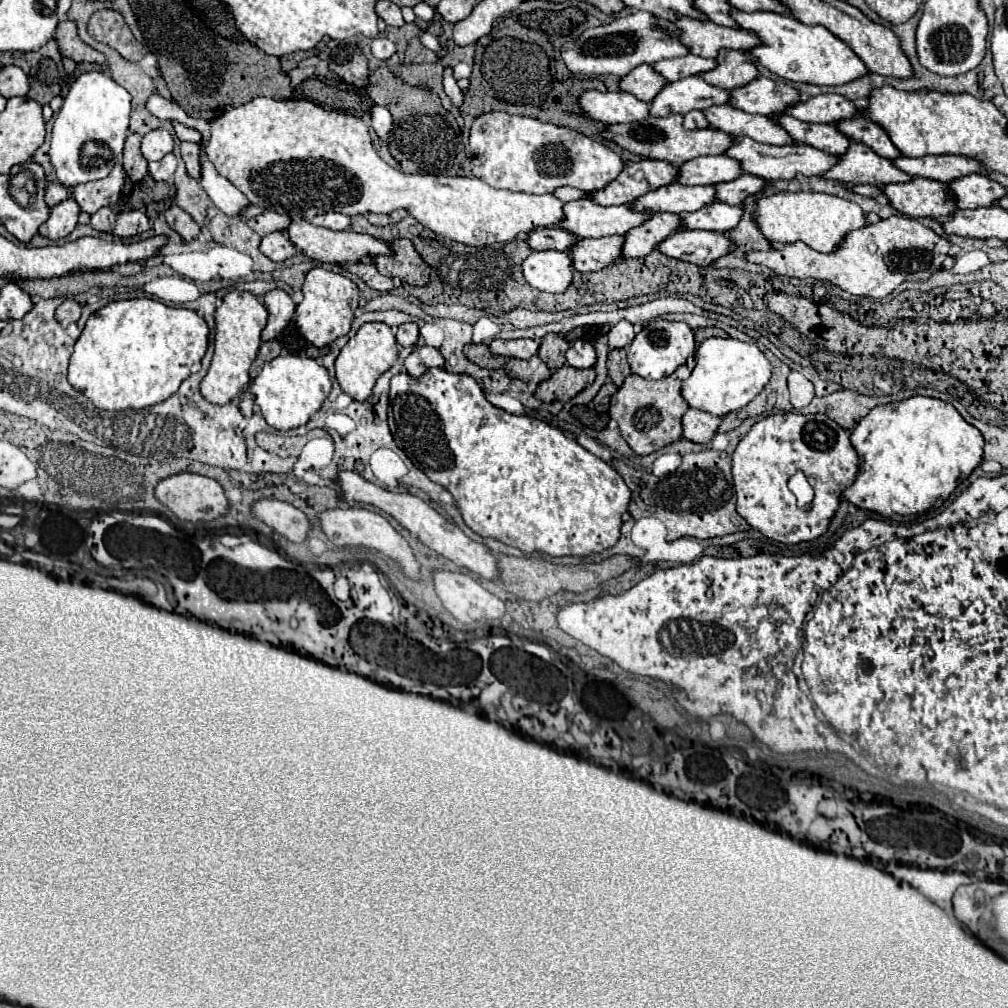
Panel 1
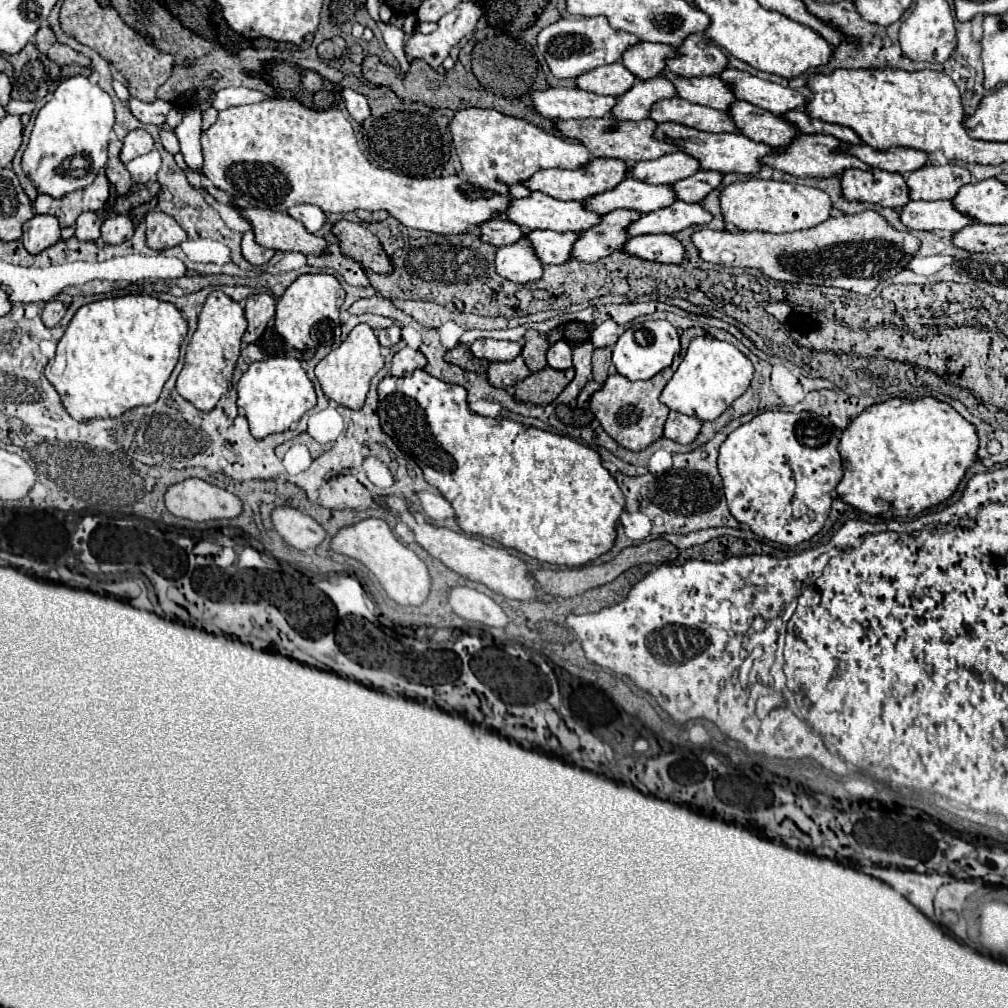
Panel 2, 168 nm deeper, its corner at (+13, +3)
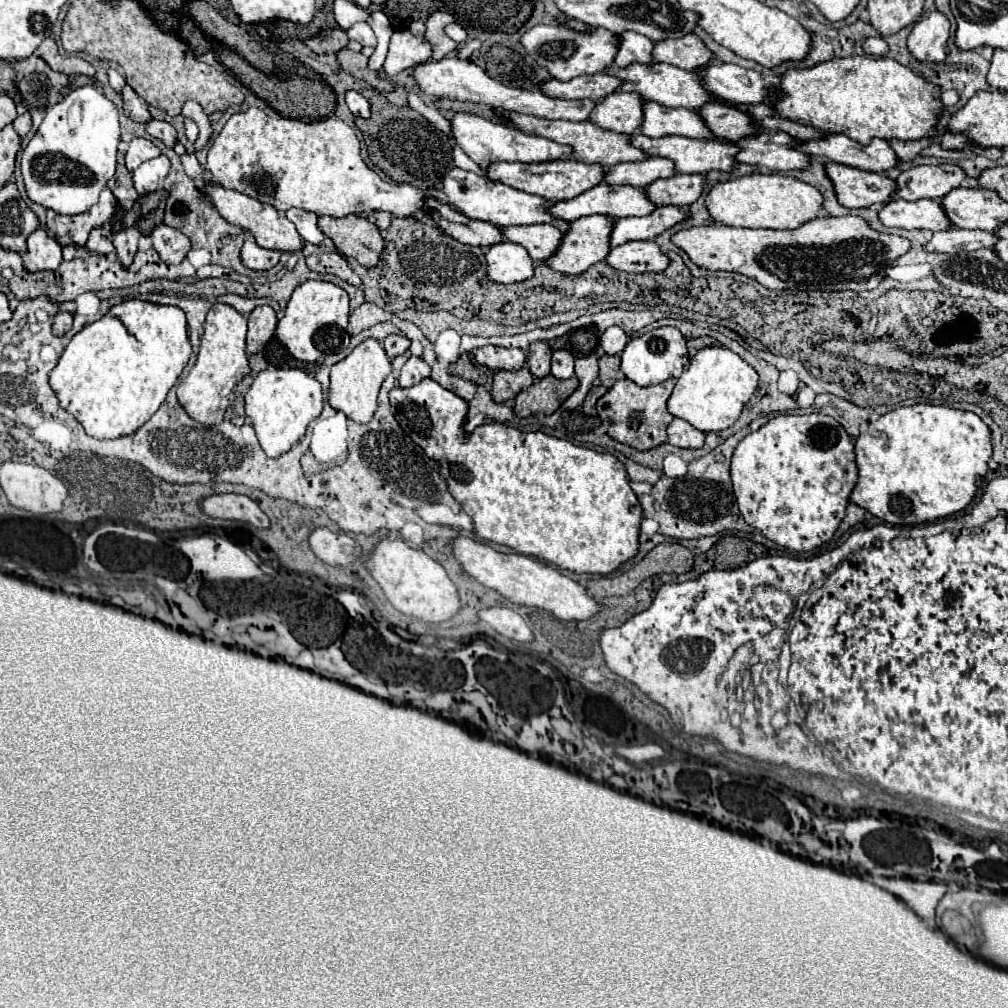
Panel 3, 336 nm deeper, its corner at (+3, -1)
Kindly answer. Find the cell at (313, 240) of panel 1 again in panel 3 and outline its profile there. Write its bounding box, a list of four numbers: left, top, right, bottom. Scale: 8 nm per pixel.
[208,184,304,252]

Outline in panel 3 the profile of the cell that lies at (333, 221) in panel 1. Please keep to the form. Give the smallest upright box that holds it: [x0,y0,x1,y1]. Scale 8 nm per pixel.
[286,208,324,244]

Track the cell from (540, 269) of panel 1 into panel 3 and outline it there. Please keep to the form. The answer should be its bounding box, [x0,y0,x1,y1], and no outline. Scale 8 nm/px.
[488,242,534,284]

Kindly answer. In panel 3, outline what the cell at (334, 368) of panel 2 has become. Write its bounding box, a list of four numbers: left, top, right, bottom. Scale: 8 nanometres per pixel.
[328,338,392,424]

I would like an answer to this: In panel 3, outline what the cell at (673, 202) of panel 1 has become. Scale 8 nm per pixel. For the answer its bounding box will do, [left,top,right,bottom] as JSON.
[552,182,658,220]

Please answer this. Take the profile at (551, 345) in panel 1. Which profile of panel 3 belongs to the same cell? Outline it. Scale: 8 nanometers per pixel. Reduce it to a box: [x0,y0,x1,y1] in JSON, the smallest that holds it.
[526,342,552,378]

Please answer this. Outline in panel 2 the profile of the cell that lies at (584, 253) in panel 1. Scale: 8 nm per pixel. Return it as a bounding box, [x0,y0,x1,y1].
[524,230,578,264]

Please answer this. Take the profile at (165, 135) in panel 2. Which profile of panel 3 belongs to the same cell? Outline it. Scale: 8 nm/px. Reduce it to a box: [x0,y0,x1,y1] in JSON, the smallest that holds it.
[146,120,178,148]

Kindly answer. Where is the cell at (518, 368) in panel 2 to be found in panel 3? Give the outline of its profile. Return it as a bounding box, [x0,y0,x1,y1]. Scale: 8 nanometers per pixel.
[492,368,534,402]

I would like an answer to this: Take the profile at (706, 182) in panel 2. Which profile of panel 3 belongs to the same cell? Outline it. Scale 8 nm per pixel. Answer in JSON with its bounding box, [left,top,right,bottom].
[646,174,706,208]

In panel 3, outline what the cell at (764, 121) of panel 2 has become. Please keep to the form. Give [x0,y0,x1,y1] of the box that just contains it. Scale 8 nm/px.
[698,104,762,140]

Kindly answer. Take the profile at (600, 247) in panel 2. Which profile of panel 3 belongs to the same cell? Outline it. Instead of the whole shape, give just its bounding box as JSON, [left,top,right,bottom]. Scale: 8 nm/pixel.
[546,214,614,274]

